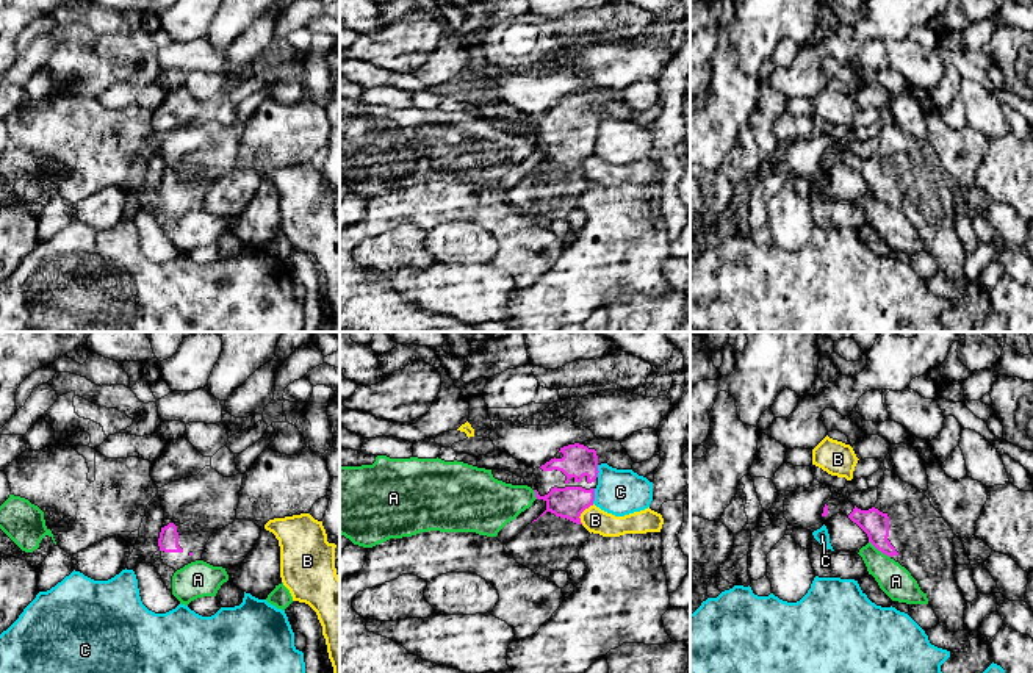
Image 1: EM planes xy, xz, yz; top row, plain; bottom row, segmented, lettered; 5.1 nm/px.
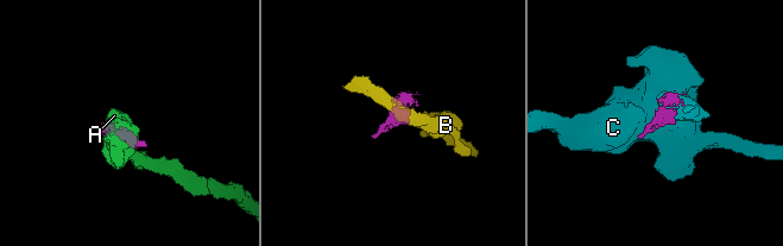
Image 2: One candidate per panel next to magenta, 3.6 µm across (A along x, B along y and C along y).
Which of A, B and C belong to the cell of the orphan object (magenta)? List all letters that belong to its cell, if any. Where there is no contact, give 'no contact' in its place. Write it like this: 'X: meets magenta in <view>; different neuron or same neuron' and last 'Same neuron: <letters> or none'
A: meets magenta in yz; different neuron
B: meets magenta in xz; different neuron
C: meets magenta in xz; different neuron
Same neuron: none

